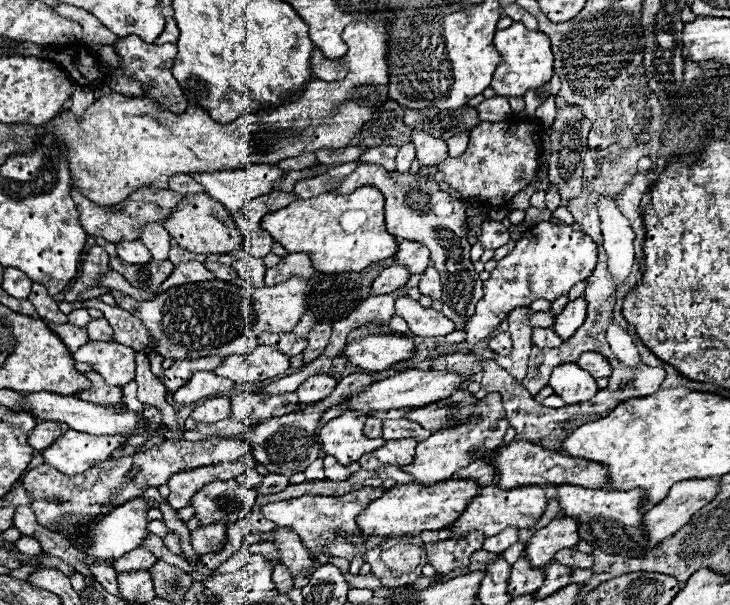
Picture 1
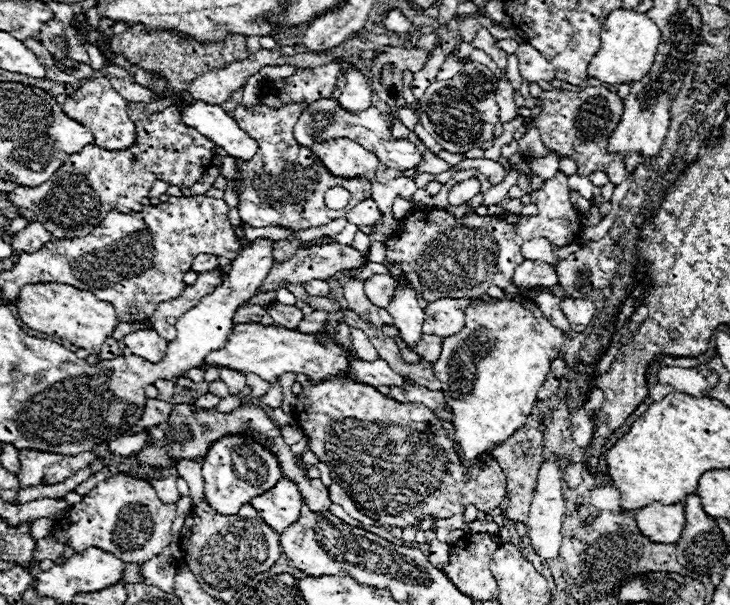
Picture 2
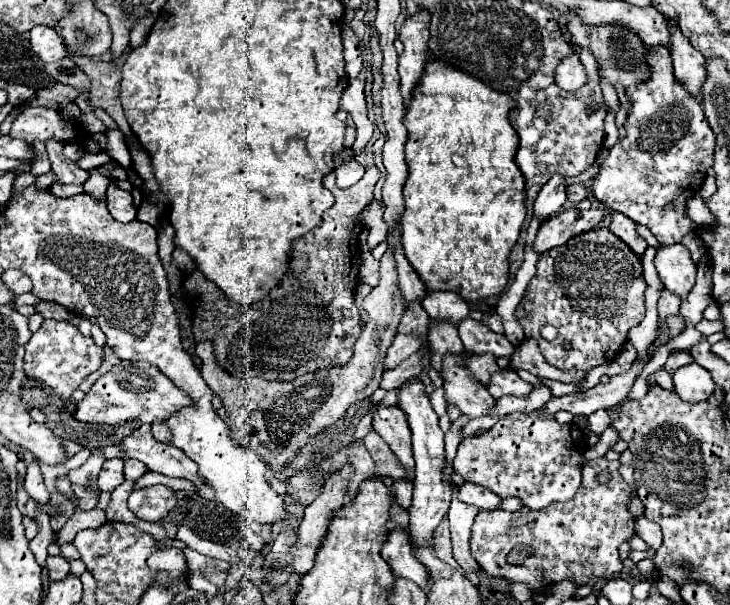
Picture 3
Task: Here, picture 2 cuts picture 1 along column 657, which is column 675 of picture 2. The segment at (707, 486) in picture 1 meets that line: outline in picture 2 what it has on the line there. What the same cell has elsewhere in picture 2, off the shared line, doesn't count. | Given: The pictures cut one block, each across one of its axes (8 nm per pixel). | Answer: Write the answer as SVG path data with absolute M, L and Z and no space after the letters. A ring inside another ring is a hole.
M652 502L636 512L636 524L648 540L676 544L684 528L684 506L680 502L672 506Z

